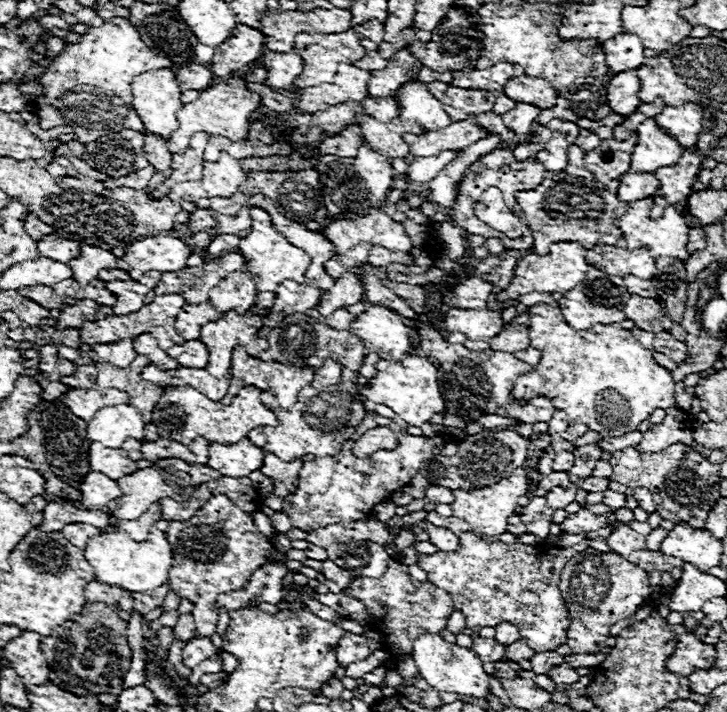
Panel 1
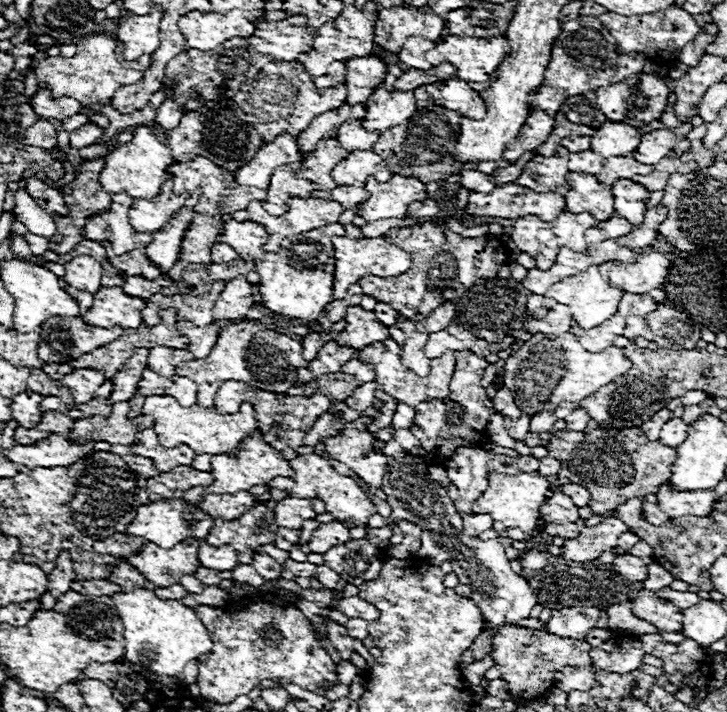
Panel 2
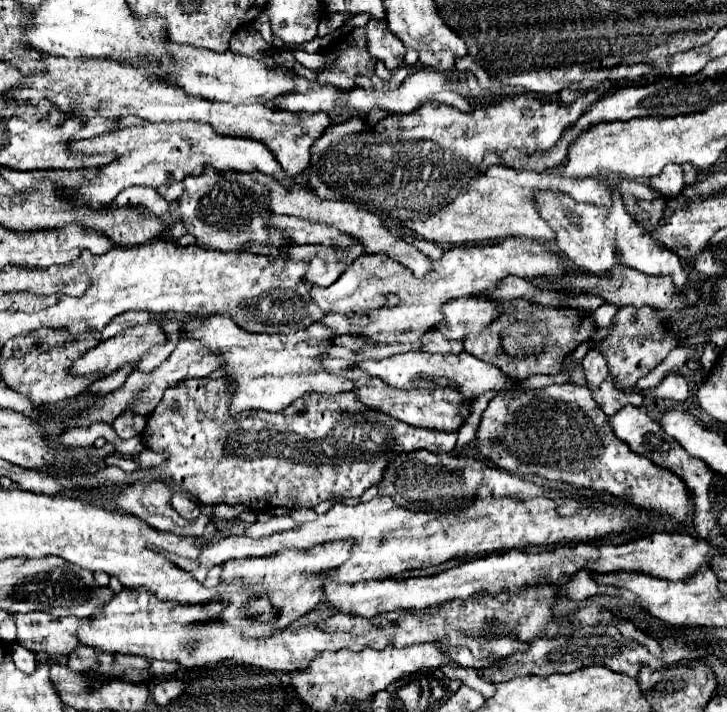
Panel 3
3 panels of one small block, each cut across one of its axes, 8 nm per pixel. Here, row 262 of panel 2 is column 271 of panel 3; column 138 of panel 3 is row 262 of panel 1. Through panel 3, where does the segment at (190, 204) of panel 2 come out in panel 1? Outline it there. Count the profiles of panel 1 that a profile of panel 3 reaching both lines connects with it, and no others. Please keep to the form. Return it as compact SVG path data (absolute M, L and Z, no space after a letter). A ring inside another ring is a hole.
M156 236L130 244L122 258L130 264L130 268L140 272L176 272L186 268L186 258L190 254L190 248L182 240L174 236Z

